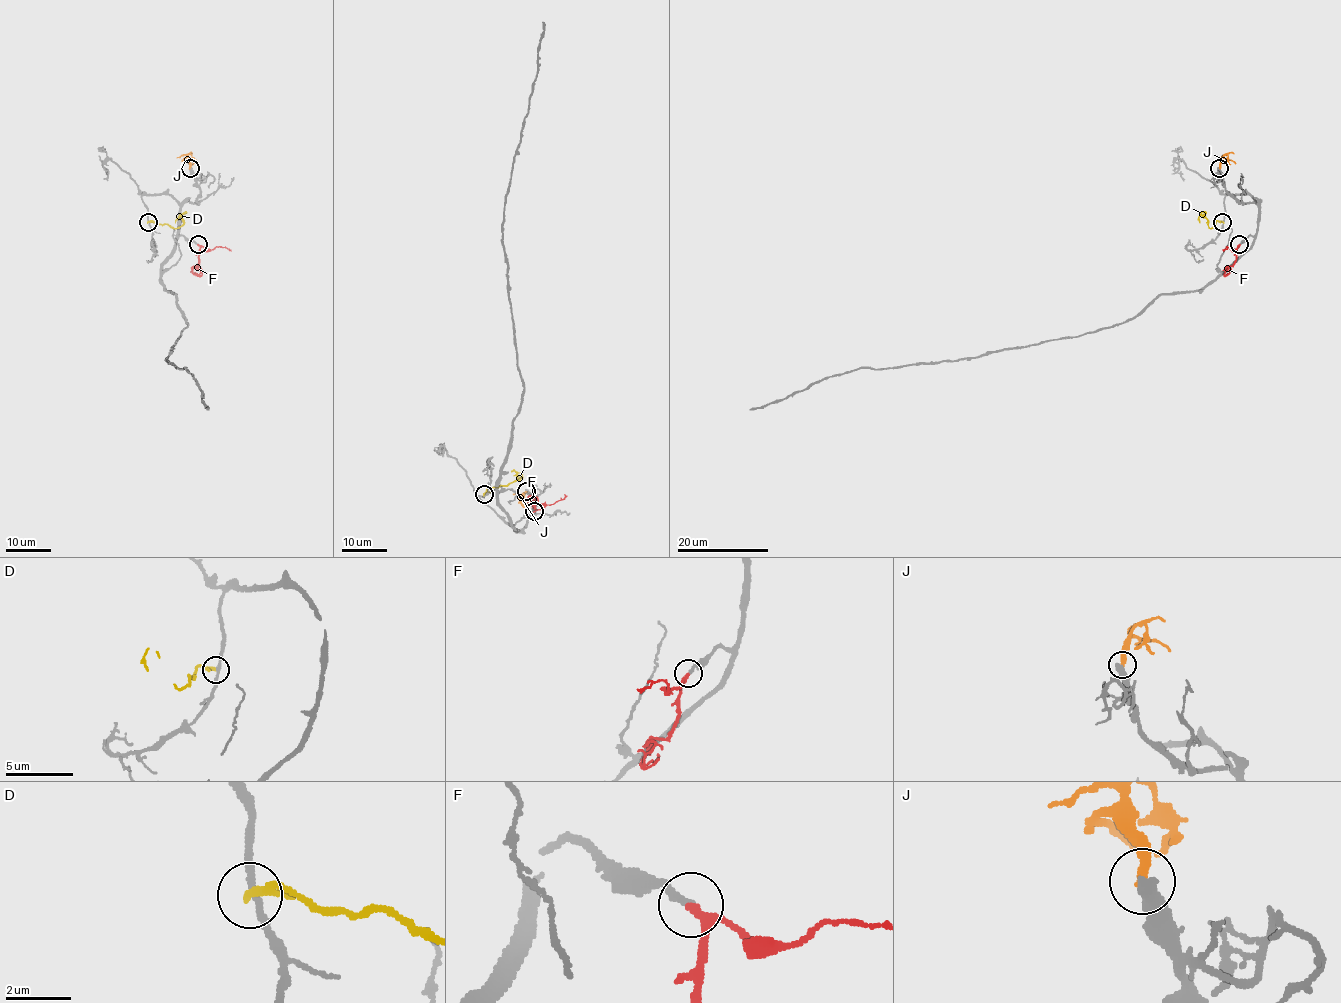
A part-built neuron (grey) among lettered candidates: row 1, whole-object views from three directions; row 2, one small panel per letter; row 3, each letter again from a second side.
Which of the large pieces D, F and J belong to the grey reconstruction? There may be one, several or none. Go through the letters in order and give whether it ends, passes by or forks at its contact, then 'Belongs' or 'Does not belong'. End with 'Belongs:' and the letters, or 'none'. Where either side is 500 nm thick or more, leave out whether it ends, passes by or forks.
D: It passes by. Does not belong
F: It passes by. Belongs
J: It ends there. Does not belong
Belongs: F

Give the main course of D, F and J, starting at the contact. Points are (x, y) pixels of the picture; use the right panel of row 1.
D: (1222, 222), (1216, 222), (1211, 228), (1200, 215), (1199, 223)
F: (1239, 244), (1237, 259), (1224, 274), (1230, 273)
J: (1220, 168), (1224, 154), (1230, 165)

